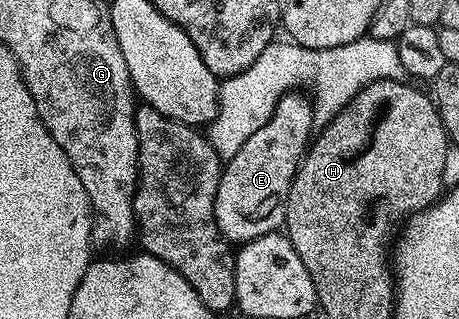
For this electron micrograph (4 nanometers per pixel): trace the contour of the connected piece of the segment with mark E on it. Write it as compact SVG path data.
M305 92L283 94L275 104L271 120L267 120L267 124L254 132L243 148L222 165L219 188L215 192L215 220L219 232L229 243L244 244L284 227L289 183L305 157L313 129L310 95Z

